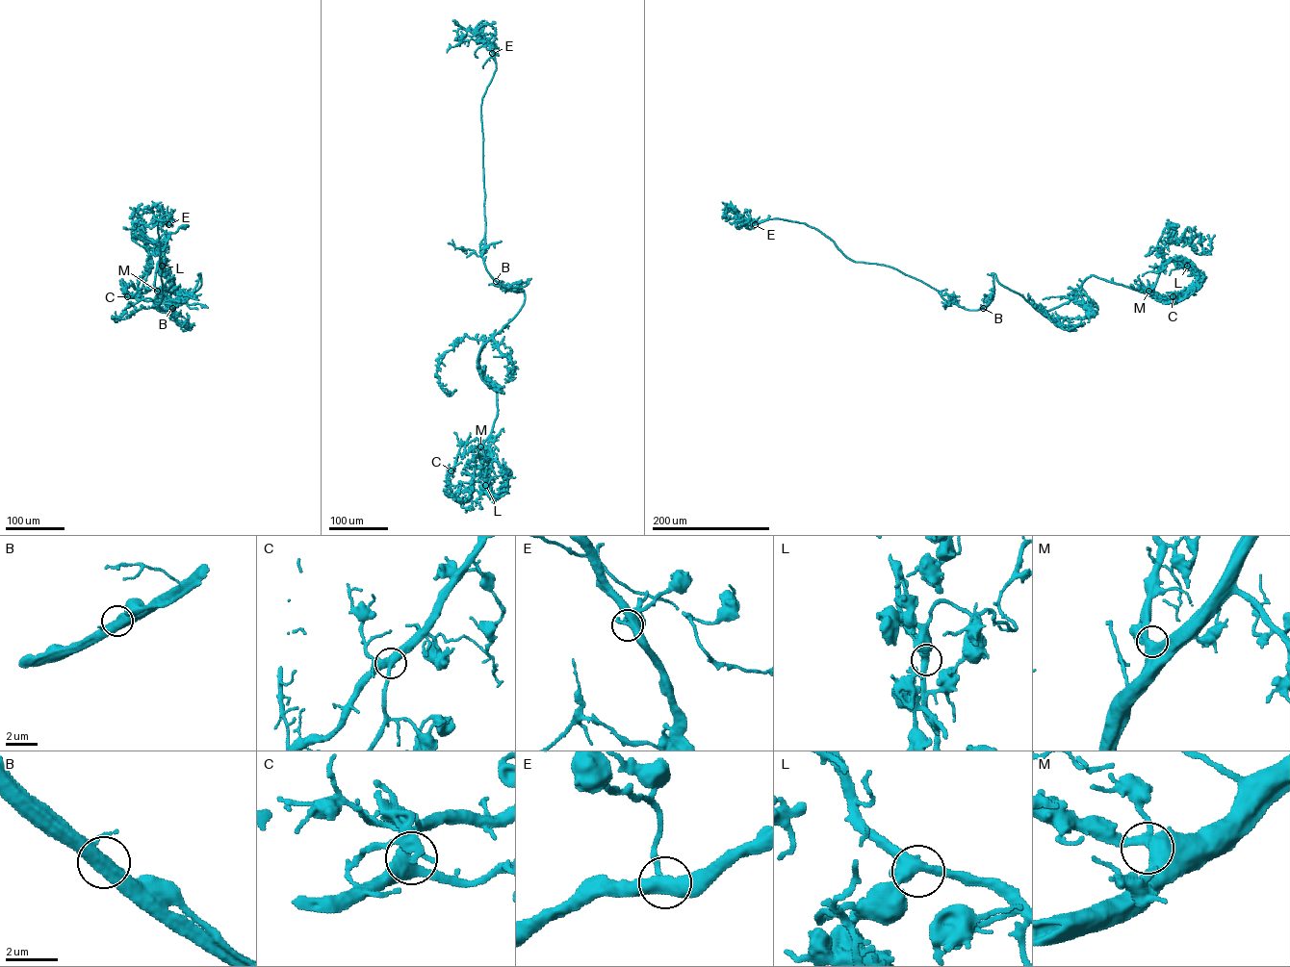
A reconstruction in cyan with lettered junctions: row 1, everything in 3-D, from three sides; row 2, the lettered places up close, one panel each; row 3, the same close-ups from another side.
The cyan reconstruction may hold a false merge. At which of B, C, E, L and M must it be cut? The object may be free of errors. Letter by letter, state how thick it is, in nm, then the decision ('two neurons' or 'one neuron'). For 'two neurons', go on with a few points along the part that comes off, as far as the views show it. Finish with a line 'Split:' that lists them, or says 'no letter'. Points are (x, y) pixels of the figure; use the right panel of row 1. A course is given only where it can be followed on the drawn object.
B: 440 nm thick; two neurons; foreign part runs (983, 307), (973, 310), (963, 308), (944, 292)
C: 400 nm thick; one neuron
E: 400 nm thick; one neuron
L: 400 nm thick; one neuron
M: 440 nm thick; one neuron
Split: B

